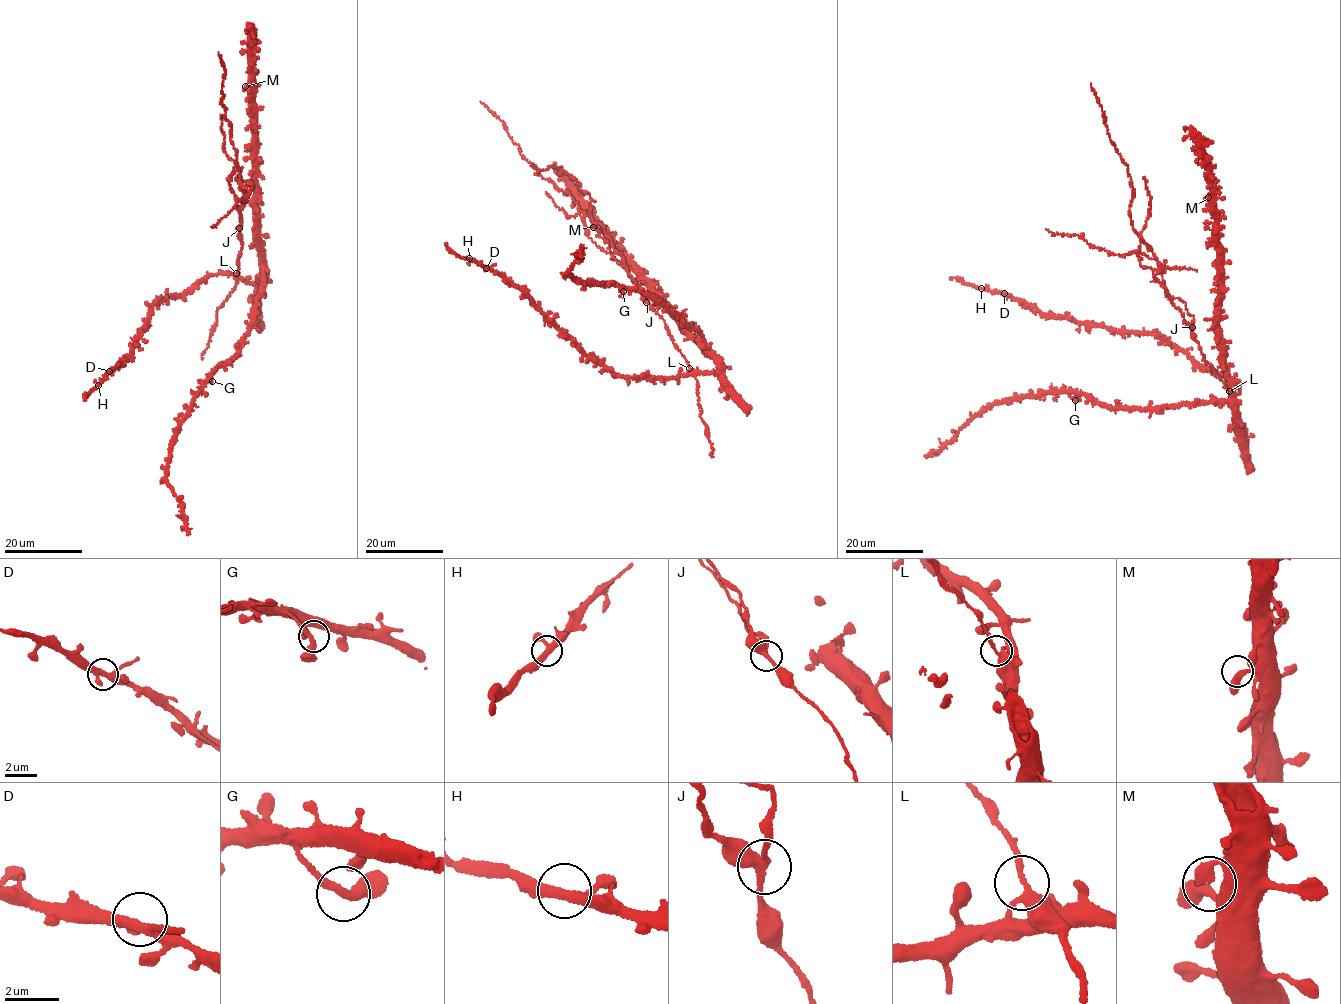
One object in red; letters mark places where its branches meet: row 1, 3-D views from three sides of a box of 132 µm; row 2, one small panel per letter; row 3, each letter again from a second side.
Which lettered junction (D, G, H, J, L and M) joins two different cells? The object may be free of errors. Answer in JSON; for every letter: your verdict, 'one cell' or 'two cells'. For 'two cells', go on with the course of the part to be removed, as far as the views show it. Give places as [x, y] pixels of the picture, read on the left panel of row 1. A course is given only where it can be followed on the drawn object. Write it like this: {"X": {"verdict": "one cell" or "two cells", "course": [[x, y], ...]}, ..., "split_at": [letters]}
{"D": {"verdict": "one cell"}, "G": {"verdict": "one cell"}, "H": {"verdict": "one cell"}, "J": {"verdict": "two cells", "course": [[239, 228], [246, 192], [240, 183], [250, 192], [247, 198], [235, 202], [212, 226]]}, "L": {"verdict": "one cell"}, "M": {"verdict": "one cell"}, "split_at": ["J"]}

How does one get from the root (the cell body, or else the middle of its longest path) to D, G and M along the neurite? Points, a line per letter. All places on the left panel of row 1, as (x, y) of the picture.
D: (237, 274), (227, 272), (208, 276), (188, 290), (167, 296), (155, 304), (141, 329), (133, 353), (109, 371)
G: (237, 274), (253, 283), (261, 280), (263, 270), (265, 284), (245, 338), (230, 360), (214, 369), (212, 381)
M: (237, 274), (253, 283), (261, 280), (261, 247), (254, 202), (255, 128), (251, 123), (251, 86), (245, 86)

